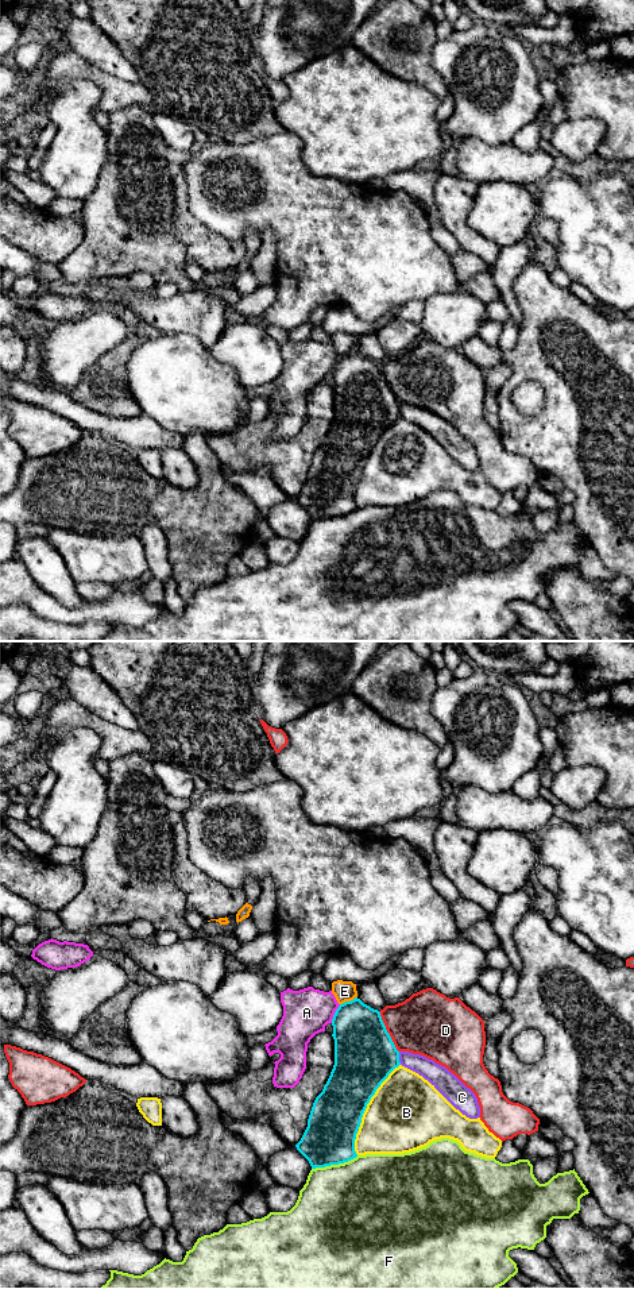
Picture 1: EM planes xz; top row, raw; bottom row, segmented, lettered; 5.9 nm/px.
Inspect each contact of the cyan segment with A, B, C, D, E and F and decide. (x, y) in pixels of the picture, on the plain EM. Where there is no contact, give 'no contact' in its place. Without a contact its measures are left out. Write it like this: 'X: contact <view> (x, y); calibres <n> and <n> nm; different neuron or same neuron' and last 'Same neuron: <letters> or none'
A: contact xz (335, 366); calibres 340 and 280 nm; different neuron
B: contact xz (364, 462); calibres 320 and 440 nm; different neuron
C: contact xz (398, 410); calibres 360 and 120 nm; different neuron
D: contact xz (386, 384); calibres 360 and 380 nm; different neuron
E: contact xz (348, 354); calibres 320 and 130 nm; different neuron
F: contact xz (335, 516); calibres 300 and 480 nm; different neuron
Same neuron: none

